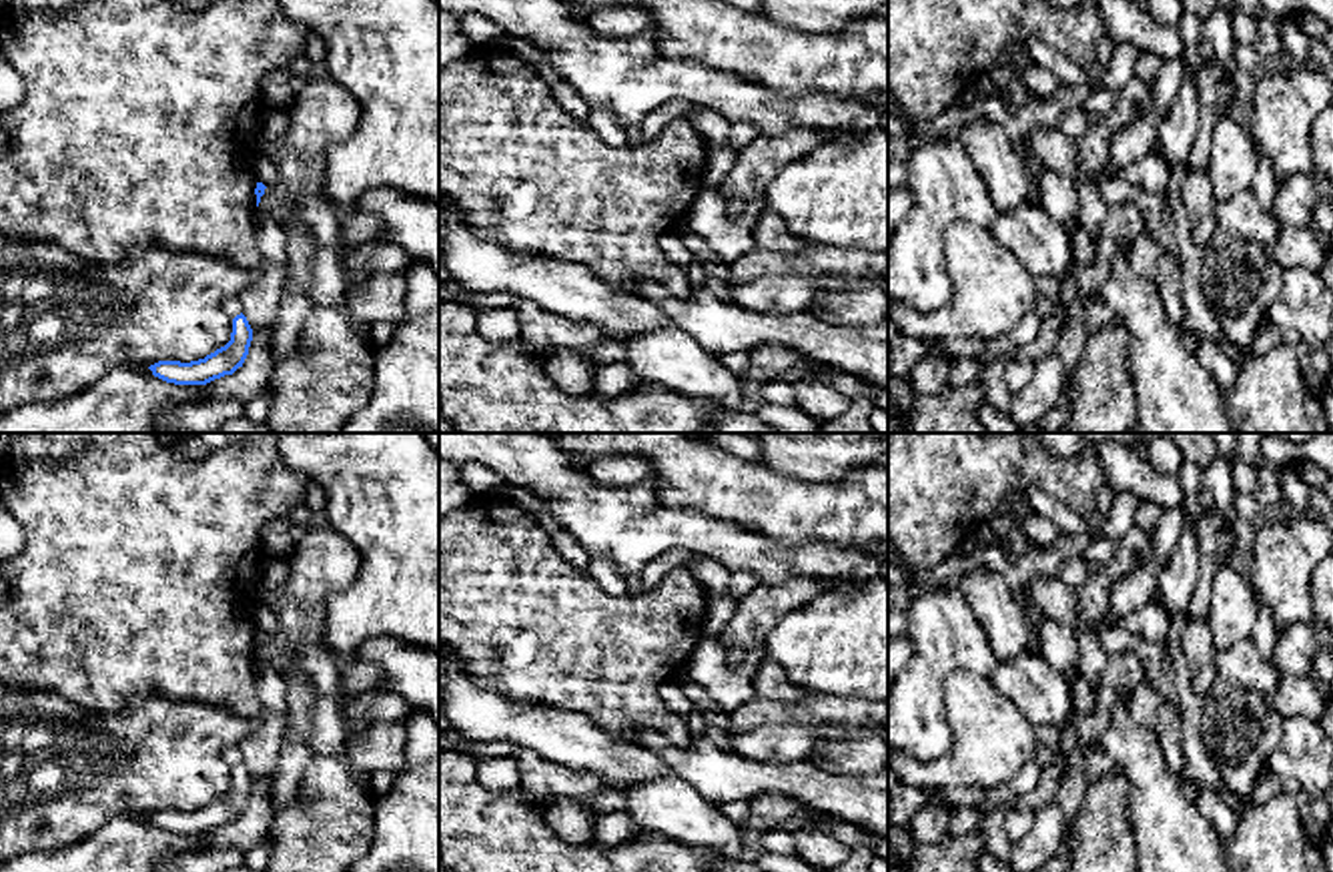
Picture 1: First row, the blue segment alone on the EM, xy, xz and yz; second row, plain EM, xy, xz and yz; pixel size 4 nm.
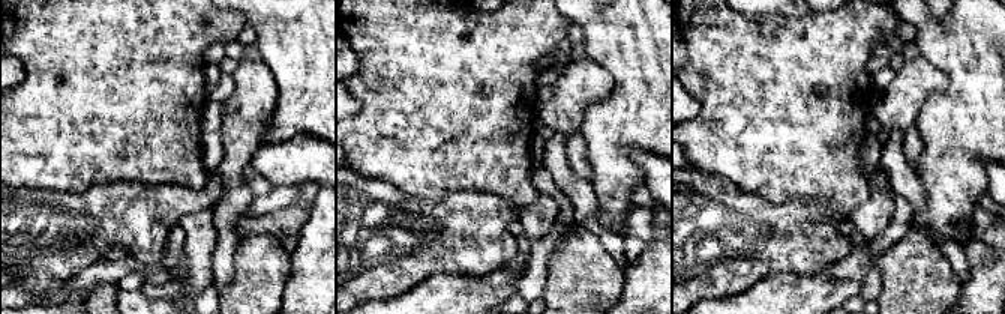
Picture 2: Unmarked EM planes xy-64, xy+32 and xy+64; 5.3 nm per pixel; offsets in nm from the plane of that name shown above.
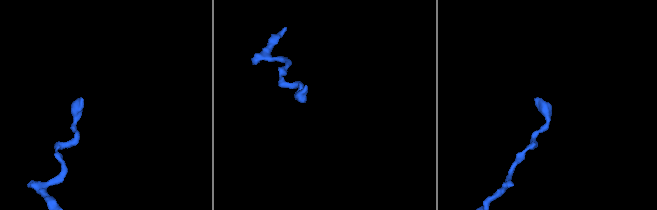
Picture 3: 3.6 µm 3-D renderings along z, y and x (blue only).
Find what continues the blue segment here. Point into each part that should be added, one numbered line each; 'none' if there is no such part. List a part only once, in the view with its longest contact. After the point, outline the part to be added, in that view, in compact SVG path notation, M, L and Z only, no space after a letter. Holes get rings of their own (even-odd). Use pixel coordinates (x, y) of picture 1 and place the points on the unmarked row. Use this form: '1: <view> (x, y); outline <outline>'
1: xy (267, 622); outline M261 601L257 607L257 629L275 637L281 631L281 621L271 603Z

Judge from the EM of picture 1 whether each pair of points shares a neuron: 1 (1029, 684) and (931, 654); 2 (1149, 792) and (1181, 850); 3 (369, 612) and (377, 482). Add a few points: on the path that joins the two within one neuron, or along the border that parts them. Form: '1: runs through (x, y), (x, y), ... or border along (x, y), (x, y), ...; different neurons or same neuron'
1: border along (1001, 662), (989, 678); different neurons
2: runs through (1157, 806), (1171, 836); same neuron
3: runs through (377, 580), (377, 514); same neuron

